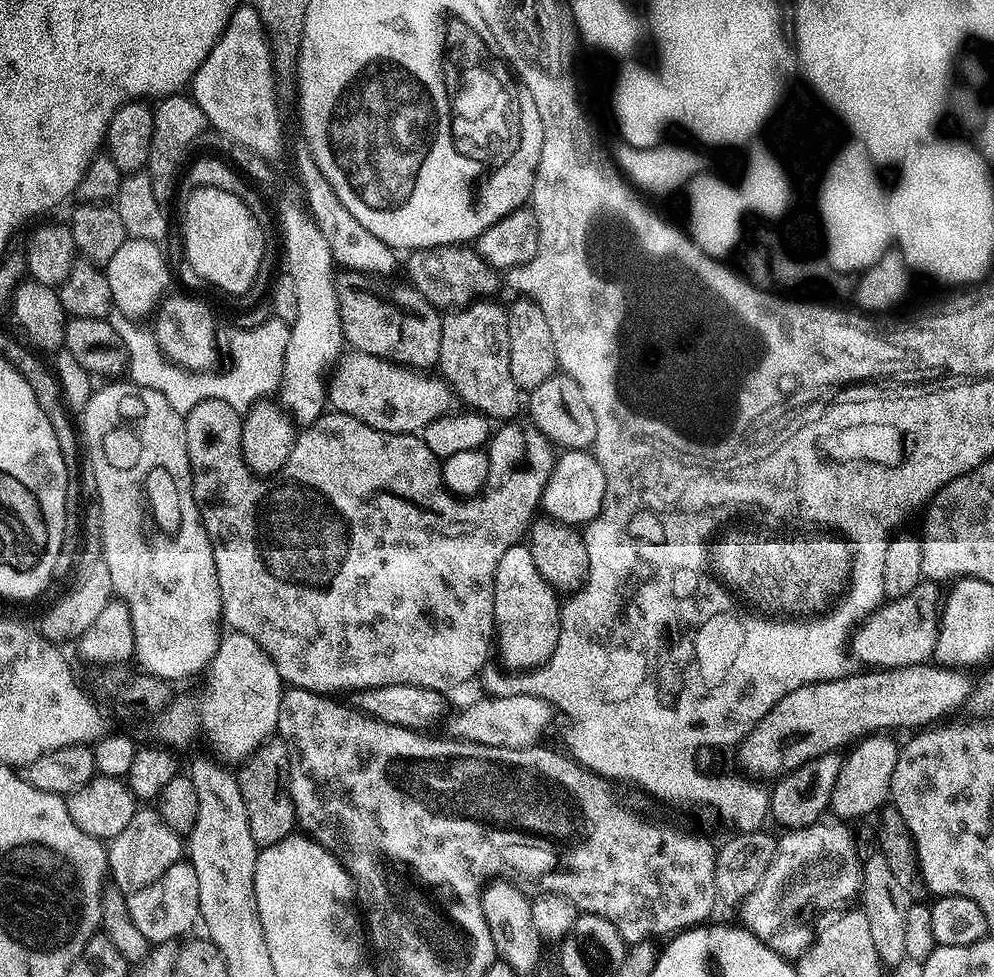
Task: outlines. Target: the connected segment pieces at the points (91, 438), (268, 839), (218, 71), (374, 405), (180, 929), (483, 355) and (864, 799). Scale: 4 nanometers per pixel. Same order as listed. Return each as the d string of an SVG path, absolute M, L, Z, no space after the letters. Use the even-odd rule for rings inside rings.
M108 382L105 388L97 387L93 391L90 402L86 406L86 410L82 414L82 420L84 420L84 432L82 428L82 444L88 447L88 460L92 463L92 480L96 483L96 491L94 496L100 501L101 506L101 530L98 533L101 546L103 548L103 556L107 565L107 569L110 570L110 582L112 583L112 591L118 597L119 600L125 604L130 612L130 626L134 628L134 650L136 651L134 660L135 663L140 663L139 666L145 673L152 676L156 676L159 679L169 682L176 682L176 680L184 680L187 676L199 677L201 673L207 669L208 665L212 663L214 654L220 648L220 638L222 635L222 617L220 614L220 591L218 590L218 574L216 573L216 567L214 566L214 554L212 553L212 543L210 538L206 534L203 522L200 521L200 511L196 505L196 499L192 493L192 471L190 470L190 458L188 457L188 451L186 450L186 430L184 429L184 416L174 412L173 407L162 394L158 394L156 390L144 389L142 386L138 386L131 382L125 382L125 384L116 384L120 382Z
M272 738L260 745L247 760L243 761L241 772L238 772L242 802L246 804L246 818L250 822L250 838L254 838L257 849L269 848L293 835L297 827L296 811L292 795L288 789L288 775L292 772L290 749L283 739Z
M251 6L237 7L224 33L210 50L190 81L190 95L204 112L204 119L215 131L272 158L280 148L280 122L276 104L276 83L268 40L256 11Z
M355 350L345 351L336 360L326 380L326 400L335 411L350 414L374 430L394 434L423 433L434 418L447 416L454 408L454 393L439 375L423 374Z
M181 858L158 882L150 882L142 890L128 896L130 918L134 918L134 926L146 934L153 945L179 941L179 936L187 937L192 927L197 927L200 920L200 887L198 874L187 859Z
M472 304L440 321L442 342L439 364L454 364L454 374L464 376L512 376L508 314L496 304Z
M871 734L863 737L851 749L849 756L840 761L838 780L832 790L830 812L840 822L853 822L859 816L879 813L889 803L892 795L892 779L894 766L898 762L900 748L888 734ZM856 748L856 749L855 749Z

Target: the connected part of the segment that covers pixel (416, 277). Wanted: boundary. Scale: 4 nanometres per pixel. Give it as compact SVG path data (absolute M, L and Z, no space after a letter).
M443 244L433 248L417 248L409 251L408 256L408 276L411 287L426 298L437 310L444 308L464 308L467 304L472 304L475 300L480 300L483 296L492 296L502 288L502 276L497 269L491 268L480 255L476 253L475 247L465 246L462 244Z

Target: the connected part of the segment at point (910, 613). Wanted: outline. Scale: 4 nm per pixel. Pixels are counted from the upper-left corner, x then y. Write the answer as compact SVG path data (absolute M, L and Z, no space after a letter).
M921 582L910 594L889 599L855 629L850 640L851 653L873 669L929 663L936 650L936 634L942 615L940 588L936 582Z

